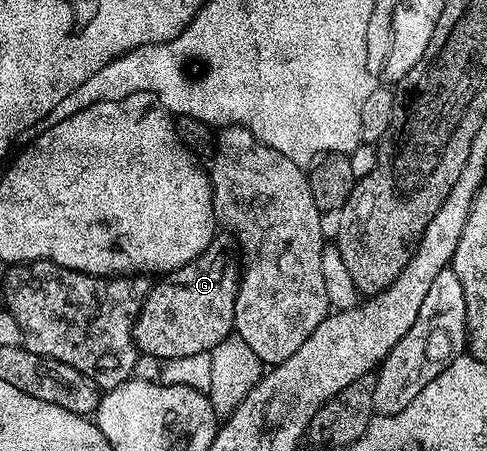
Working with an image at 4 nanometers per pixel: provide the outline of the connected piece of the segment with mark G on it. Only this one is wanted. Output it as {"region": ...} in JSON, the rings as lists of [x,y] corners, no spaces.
{"region":[[[222,241],[210,243],[205,253],[201,253],[184,267],[166,272],[160,278],[163,280],[152,286],[151,292],[147,294],[141,305],[137,321],[133,325],[135,347],[140,353],[144,356],[152,355],[157,361],[207,353],[222,339],[232,334],[235,326],[235,302],[241,274],[241,259],[233,250],[232,244],[228,243],[222,243]]]}

